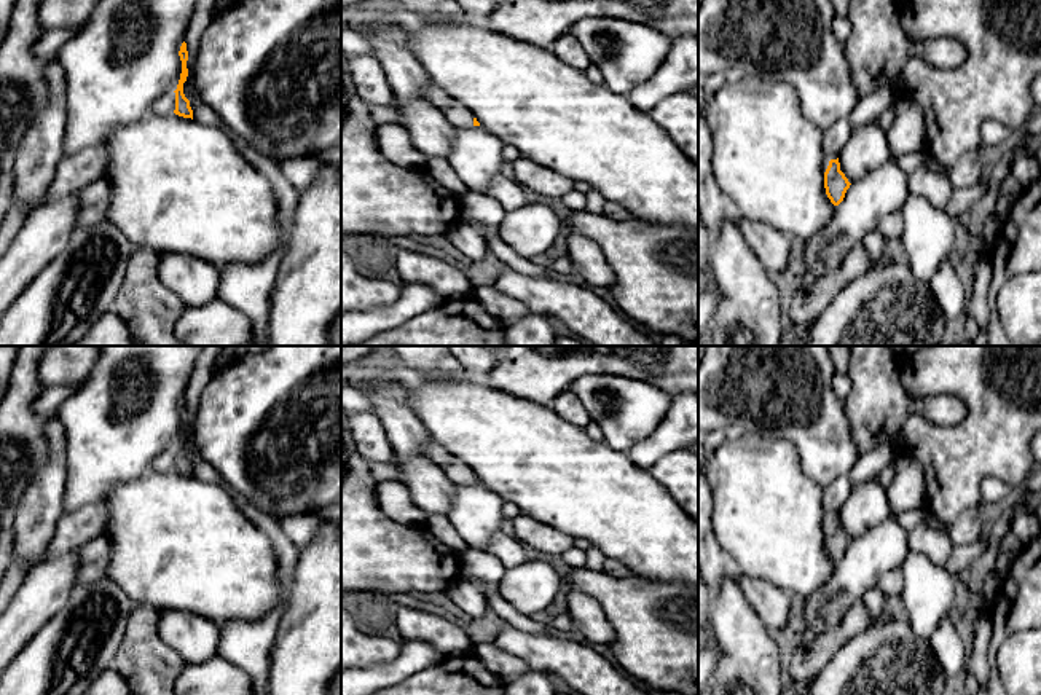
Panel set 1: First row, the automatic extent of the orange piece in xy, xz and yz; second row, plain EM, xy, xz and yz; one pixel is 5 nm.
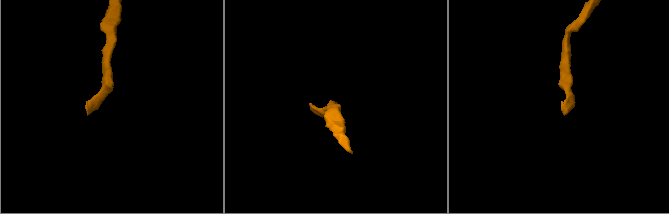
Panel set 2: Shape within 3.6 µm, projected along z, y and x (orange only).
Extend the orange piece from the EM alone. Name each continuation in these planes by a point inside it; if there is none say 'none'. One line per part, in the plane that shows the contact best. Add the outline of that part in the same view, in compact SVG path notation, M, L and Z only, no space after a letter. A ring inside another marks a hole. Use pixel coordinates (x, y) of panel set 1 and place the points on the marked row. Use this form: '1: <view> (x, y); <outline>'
1: xz (456, 113); M430 81L426 86L424 99L435 105L456 128L473 128L473 113L438 84Z

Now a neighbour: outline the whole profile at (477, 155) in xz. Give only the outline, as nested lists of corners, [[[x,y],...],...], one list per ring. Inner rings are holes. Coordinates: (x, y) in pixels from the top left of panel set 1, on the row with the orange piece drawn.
[[[481,126],[456,128],[456,137],[446,158],[467,190],[486,193],[496,175],[507,174],[502,159],[504,143]]]

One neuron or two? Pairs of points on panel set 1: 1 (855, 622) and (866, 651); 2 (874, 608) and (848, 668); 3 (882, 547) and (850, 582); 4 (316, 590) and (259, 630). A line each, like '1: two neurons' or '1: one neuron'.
1: two neurons
2: two neurons
3: one neuron
4: two neurons

